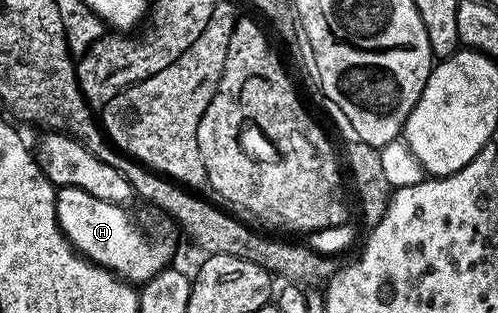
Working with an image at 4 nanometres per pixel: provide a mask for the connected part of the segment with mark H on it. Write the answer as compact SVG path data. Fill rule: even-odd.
M57 189L57 218L73 248L88 261L110 269L122 281L144 283L162 273L172 262L169 260L173 257L173 245L157 237L148 237L133 222L129 211L124 205L95 199L95 195L87 195L82 189Z

